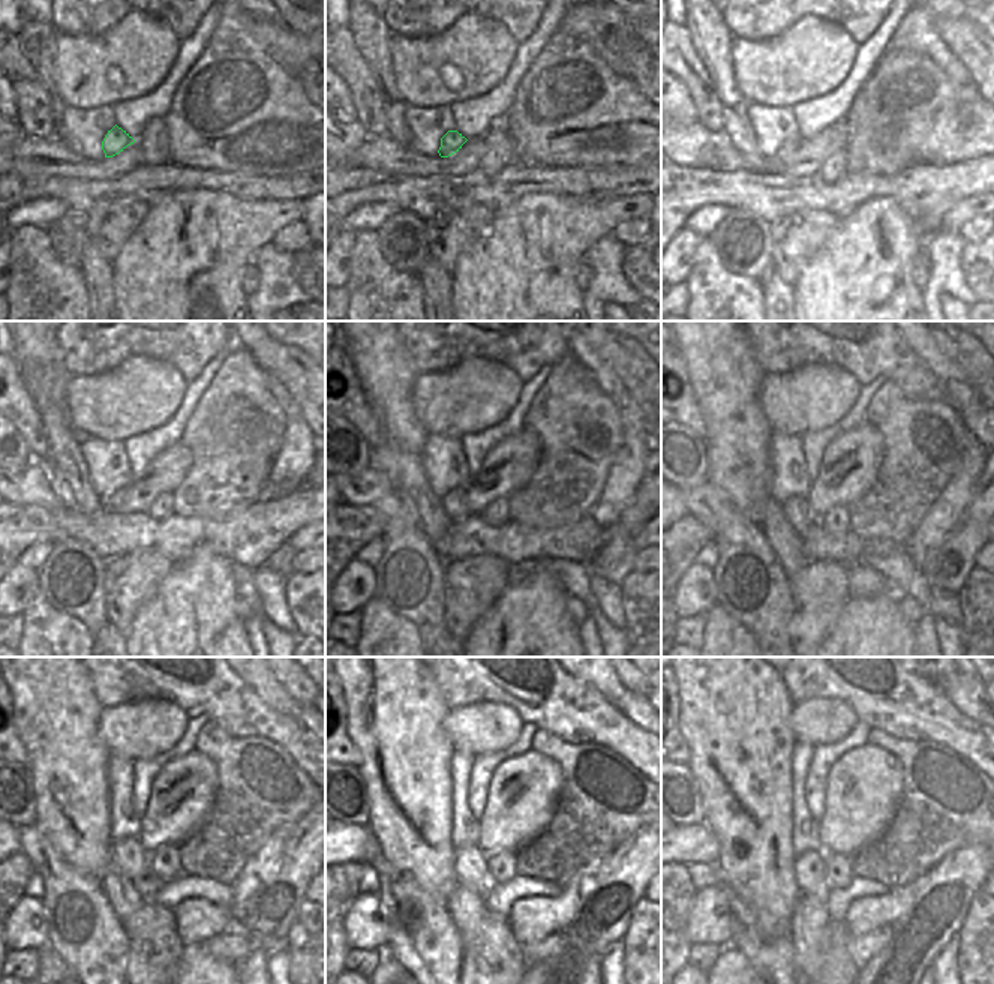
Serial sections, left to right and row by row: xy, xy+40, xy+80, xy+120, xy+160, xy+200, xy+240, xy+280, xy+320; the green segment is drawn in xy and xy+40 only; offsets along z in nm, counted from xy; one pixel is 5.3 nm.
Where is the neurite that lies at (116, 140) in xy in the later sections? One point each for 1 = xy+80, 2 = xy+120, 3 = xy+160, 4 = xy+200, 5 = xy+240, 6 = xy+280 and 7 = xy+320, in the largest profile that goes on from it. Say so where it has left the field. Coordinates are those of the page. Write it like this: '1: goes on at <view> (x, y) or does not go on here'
1: goes on at xy+80 (790, 146)
2: goes on at xy+120 (113, 497)
3: goes on at xy+160 (455, 506)
4: goes on at xy+200 (796, 509)
5: goes on at xy+240 (128, 855)
6: goes on at xy+280 (470, 861)
7: goes on at xy+320 (808, 867)

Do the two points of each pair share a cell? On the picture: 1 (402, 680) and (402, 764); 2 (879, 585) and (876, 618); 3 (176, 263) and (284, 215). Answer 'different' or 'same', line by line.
1: same
2: different
3: same

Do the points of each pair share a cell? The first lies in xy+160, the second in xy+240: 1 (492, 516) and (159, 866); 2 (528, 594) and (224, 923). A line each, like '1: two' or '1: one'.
1: one
2: two

